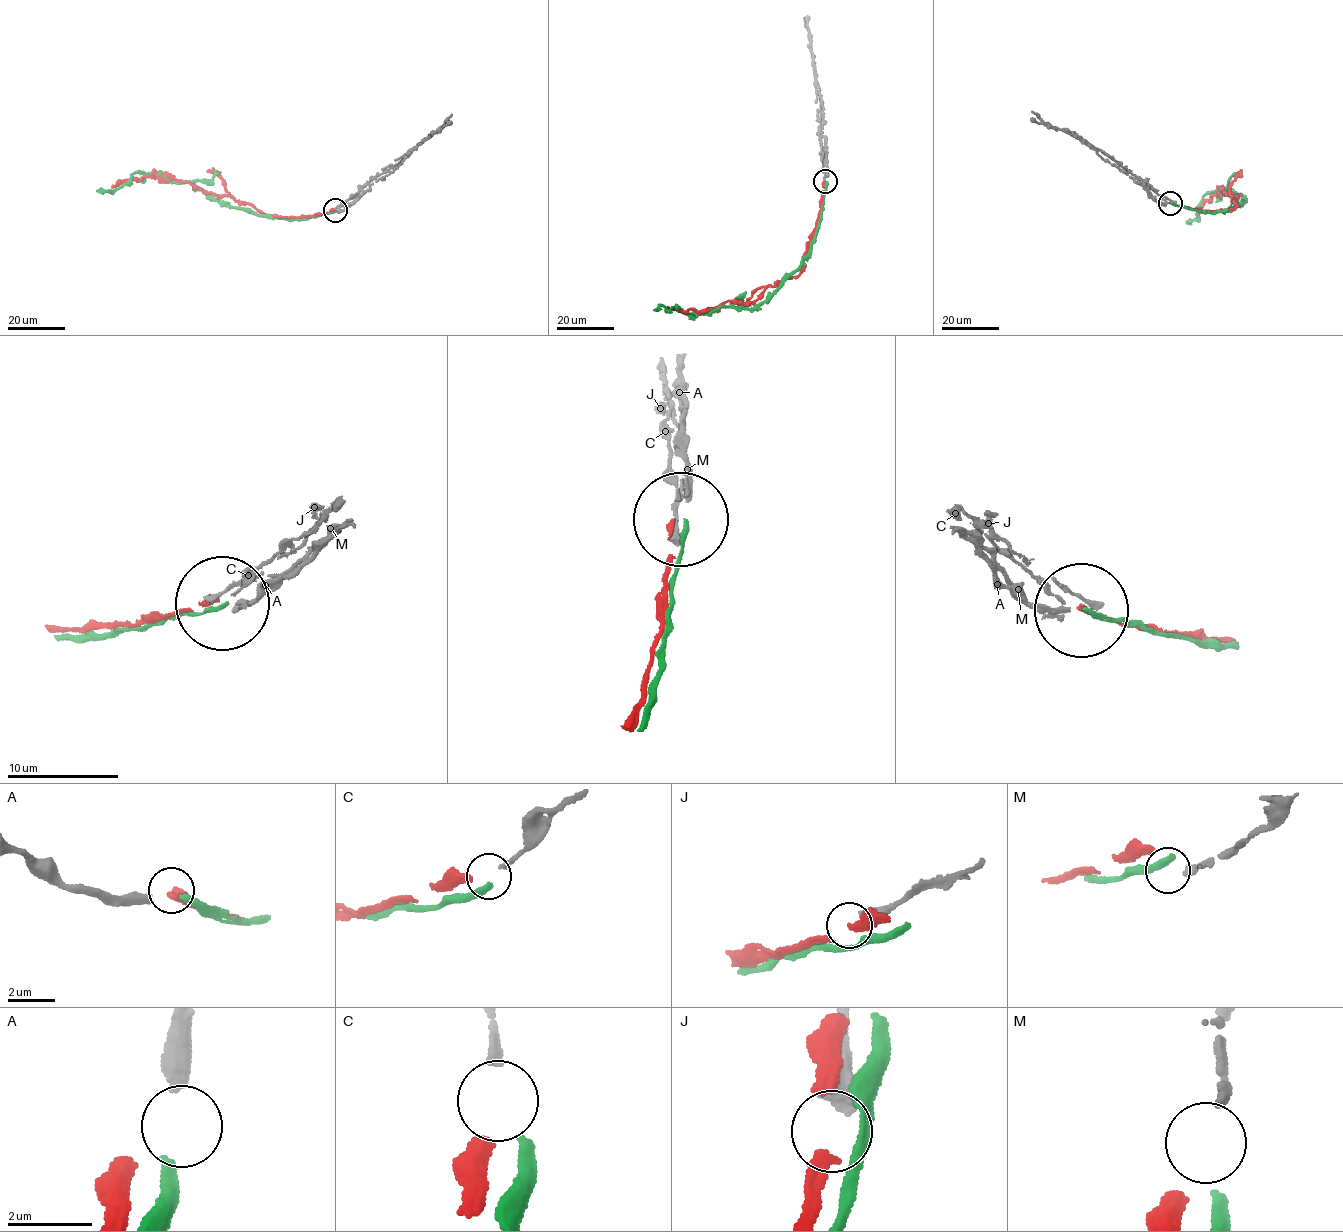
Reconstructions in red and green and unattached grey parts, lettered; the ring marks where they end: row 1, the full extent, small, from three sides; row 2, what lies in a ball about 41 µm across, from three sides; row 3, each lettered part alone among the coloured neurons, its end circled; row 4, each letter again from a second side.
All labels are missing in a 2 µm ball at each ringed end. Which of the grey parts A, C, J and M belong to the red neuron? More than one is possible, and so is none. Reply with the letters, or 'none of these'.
C

